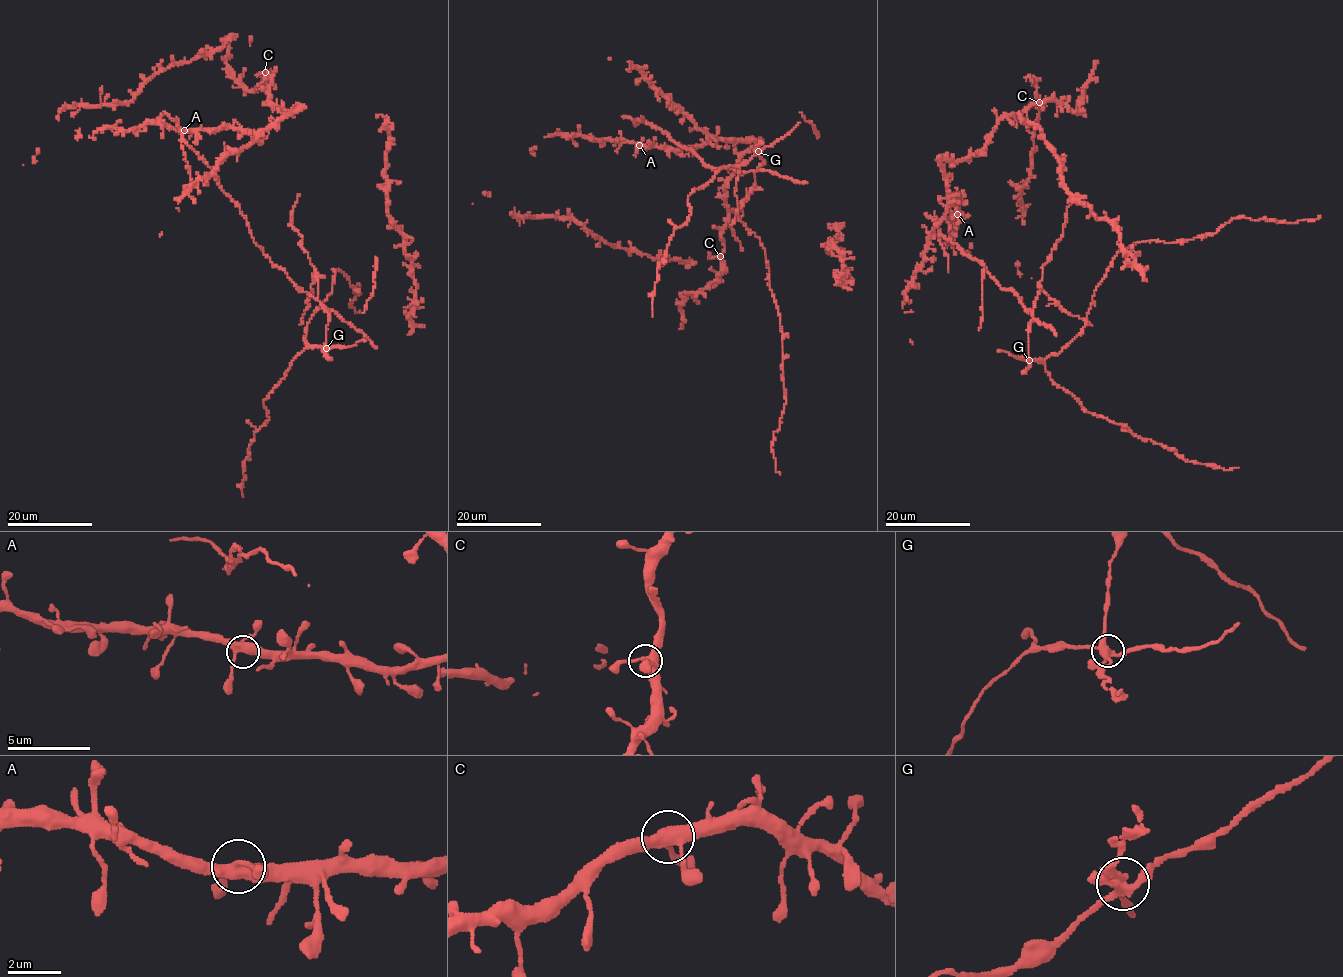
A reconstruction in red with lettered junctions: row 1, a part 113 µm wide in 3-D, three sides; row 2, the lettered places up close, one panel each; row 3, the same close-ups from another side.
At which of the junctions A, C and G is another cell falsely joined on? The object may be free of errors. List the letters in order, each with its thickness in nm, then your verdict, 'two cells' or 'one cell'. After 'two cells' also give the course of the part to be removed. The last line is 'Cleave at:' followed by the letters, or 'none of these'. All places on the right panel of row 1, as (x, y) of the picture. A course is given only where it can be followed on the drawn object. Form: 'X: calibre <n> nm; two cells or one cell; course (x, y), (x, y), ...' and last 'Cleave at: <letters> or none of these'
A: calibre 400 nm; one cell
C: calibre 320 nm; one cell
G: calibre 340 nm; two cells; course (1029, 361), (1032, 313), (1016, 293), (1001, 287), (985, 266), (938, 234), (939, 230), (948, 256), (948, 272)
Cleave at: G

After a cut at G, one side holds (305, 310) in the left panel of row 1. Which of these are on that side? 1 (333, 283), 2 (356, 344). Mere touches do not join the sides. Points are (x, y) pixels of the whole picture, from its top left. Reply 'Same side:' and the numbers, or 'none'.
Same side: none

